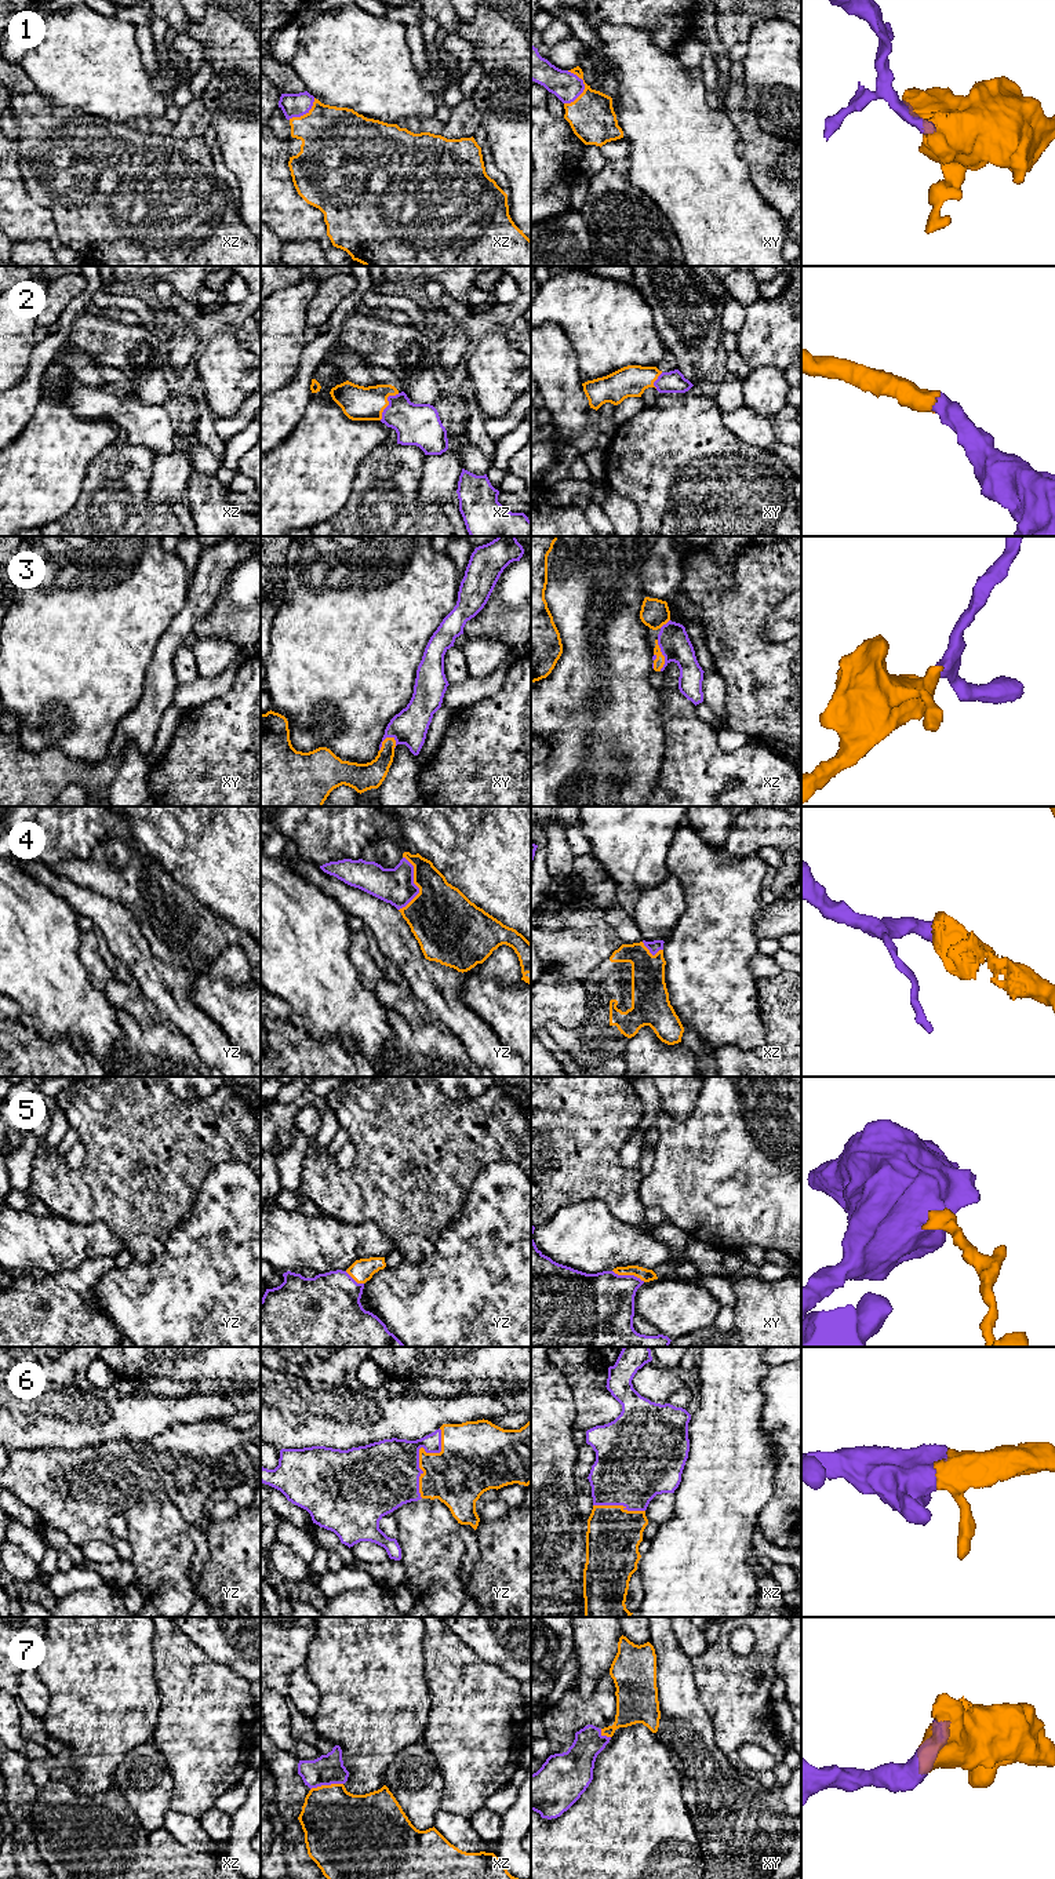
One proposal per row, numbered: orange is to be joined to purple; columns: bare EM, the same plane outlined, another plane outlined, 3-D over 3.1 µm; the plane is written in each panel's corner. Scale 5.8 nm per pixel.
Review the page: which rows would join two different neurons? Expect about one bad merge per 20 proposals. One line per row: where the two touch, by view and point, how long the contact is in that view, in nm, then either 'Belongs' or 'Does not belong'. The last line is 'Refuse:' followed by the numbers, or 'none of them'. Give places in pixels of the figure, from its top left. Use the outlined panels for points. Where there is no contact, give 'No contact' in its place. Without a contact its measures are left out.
1: Touches purple at xy (584, 88). Shared border 200 nm. Belongs
2: Touches purple at xz (389, 403). Shared border 200 nm. Belongs
3: Touches purple at xz (662, 654). Shared border 190 nm. Belongs
4: Touches purple at yz (414, 884). Shared border 320 nm. Belongs
5: Touches purple at xy (629, 1275). Shared border 200 nm. Belongs
6: Touches purple at yz (418, 1452). Shared border 420 nm. Belongs
7: Touches purple at xz (326, 1784). Shared border 200 nm. Belongs
Refuse: none of them

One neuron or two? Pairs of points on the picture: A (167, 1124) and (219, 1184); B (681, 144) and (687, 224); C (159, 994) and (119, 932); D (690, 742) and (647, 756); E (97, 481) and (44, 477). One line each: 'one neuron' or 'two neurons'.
A: two neurons
B: one neuron
C: one neuron
D: two neurons
E: two neurons

